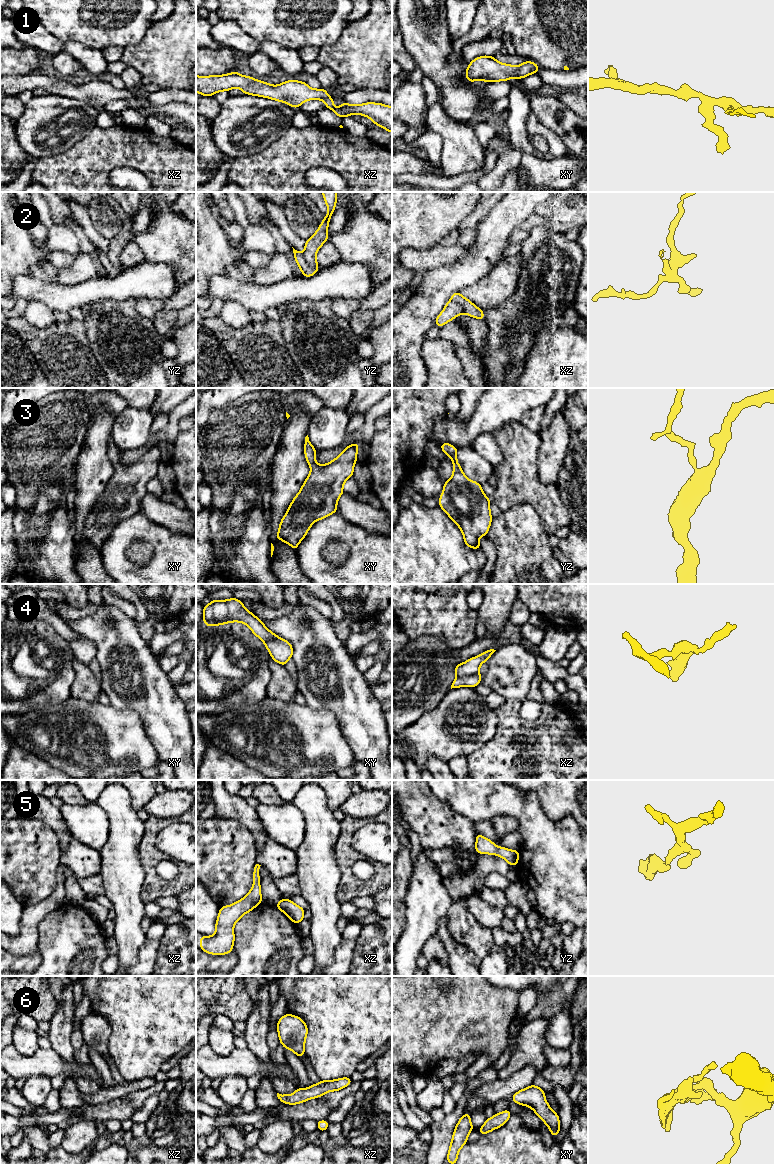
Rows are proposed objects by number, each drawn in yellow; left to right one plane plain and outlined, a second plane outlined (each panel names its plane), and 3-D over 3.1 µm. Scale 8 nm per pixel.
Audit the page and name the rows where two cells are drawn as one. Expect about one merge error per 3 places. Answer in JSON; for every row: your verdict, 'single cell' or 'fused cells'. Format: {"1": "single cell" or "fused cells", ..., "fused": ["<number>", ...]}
{"1": "single cell", "2": "single cell", "3": "single cell", "4": "single cell", "5": "single cell", "6": "single cell", "fused": []}

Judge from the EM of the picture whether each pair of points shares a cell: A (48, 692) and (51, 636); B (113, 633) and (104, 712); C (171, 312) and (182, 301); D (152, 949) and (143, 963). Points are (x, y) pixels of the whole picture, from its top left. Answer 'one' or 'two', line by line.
A: one
B: two
C: one
D: one

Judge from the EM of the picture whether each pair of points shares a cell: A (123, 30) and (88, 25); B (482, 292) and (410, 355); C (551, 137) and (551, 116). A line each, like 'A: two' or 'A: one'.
A: one
B: two
C: two

